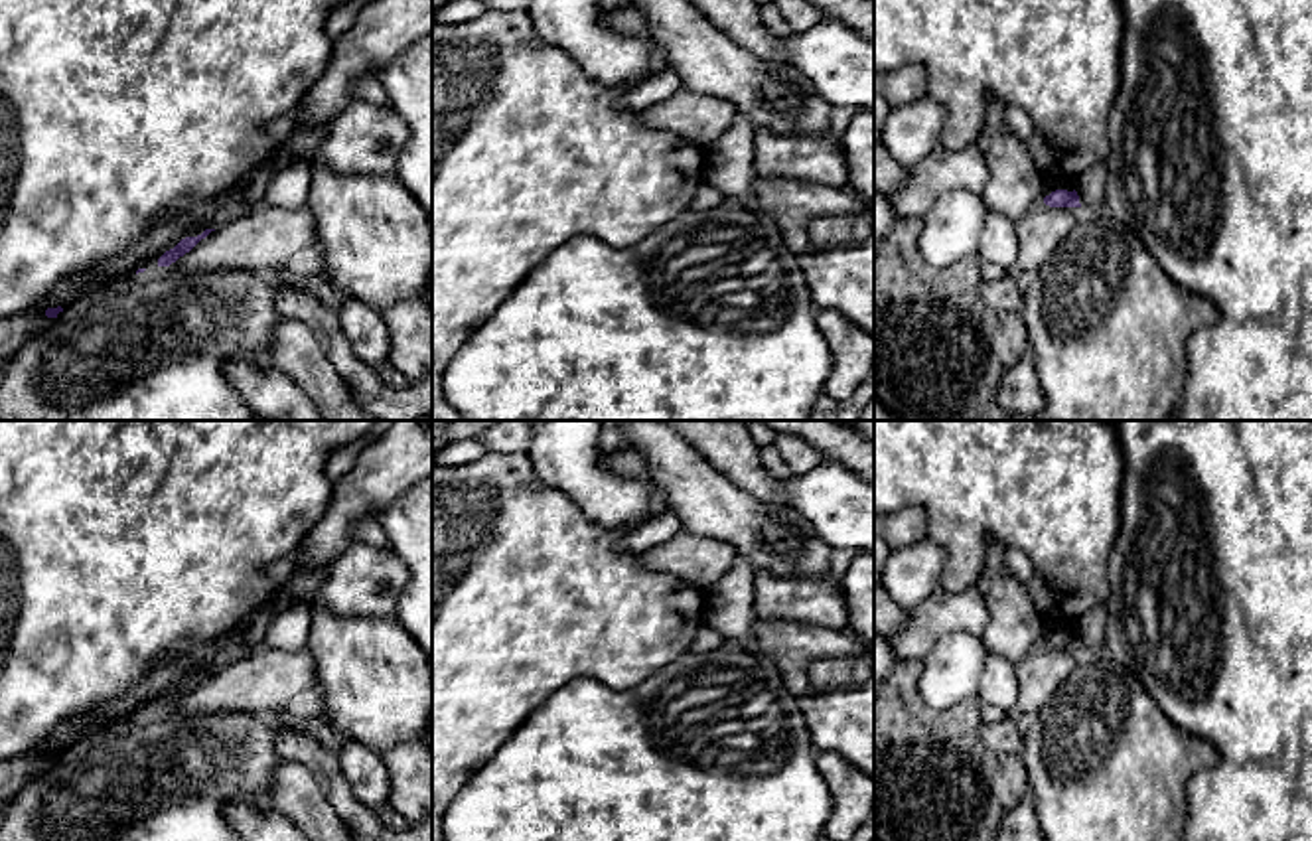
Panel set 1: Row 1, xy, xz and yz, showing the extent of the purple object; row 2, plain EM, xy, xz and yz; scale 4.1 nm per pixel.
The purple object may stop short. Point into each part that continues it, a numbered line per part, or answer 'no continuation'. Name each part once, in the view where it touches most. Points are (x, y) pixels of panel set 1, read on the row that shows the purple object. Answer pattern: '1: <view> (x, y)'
no continuation

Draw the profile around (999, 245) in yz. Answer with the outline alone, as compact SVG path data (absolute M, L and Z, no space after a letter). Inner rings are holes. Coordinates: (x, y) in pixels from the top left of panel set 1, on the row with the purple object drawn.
M988 211L977 255L983 263L998 265L1010 272L1018 261L1016 221Z

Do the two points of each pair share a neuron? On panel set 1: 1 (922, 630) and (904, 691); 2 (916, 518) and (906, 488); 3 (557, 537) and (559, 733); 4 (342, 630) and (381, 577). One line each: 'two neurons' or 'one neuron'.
1: two neurons
2: two neurons
3: two neurons
4: two neurons

